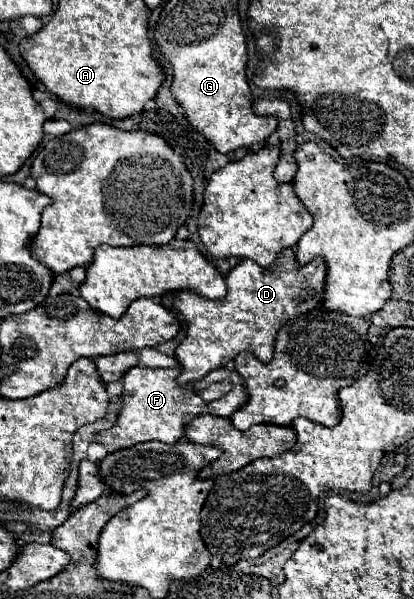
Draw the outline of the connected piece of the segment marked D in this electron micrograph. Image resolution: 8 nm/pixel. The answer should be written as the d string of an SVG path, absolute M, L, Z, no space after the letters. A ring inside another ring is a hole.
M285 248L279 258L275 260L275 264L271 268L261 268L257 262L253 260L241 260L225 278L227 282L227 294L219 300L207 300L201 298L199 294L191 292L191 290L181 290L175 294L173 306L177 308L177 312L185 318L187 322L187 336L185 340L179 344L179 348L175 350L175 356L179 358L181 364L181 376L177 378L177 382L181 386L189 384L189 382L197 382L201 378L205 378L211 370L215 368L223 368L229 362L235 360L235 356L243 350L253 352L259 360L269 362L273 358L273 350L275 350L275 336L279 332L279 328L287 322L293 320L295 316L301 316L303 312L309 312L313 308L319 308L323 304L323 286L325 286L325 276L327 276L327 266L323 258L315 258L309 264L301 266L295 260L295 252L291 248Z

